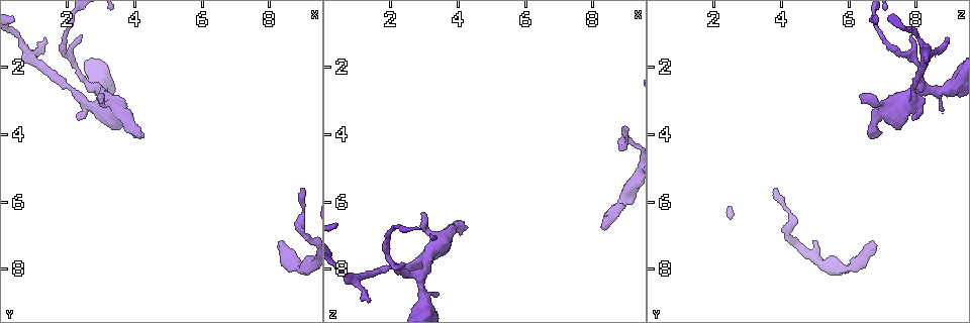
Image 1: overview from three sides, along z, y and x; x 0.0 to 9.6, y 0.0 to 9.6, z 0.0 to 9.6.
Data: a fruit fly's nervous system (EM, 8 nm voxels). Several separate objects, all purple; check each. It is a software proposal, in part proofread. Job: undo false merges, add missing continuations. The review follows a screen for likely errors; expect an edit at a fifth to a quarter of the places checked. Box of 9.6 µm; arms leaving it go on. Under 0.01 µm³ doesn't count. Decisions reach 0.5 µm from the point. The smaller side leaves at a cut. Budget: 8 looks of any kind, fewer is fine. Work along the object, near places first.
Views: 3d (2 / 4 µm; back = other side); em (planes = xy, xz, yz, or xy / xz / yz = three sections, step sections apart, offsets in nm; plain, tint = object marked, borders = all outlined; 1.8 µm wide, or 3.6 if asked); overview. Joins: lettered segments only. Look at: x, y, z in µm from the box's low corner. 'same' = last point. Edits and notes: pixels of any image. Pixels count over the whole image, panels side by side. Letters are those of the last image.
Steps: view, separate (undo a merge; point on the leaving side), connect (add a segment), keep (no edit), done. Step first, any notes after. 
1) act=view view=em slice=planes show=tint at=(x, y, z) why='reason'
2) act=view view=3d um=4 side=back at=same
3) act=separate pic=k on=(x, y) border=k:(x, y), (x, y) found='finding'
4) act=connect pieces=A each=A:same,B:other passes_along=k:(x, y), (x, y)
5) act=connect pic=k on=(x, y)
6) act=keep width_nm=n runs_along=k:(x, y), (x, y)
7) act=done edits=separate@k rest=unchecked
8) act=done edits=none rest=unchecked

act=view view=3d um=4 side=back at=(4.25, 3.95, 6.70)

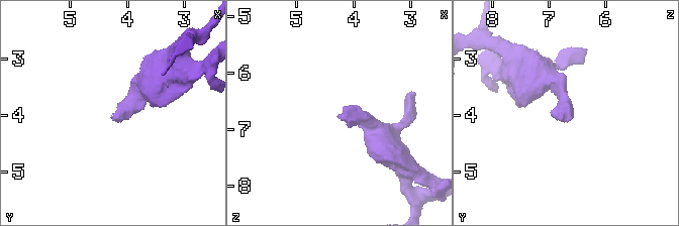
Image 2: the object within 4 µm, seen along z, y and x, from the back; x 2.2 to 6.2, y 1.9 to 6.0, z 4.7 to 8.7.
act=view view=em slice=xy step=16 show=borders at=(4.30, 4.00, 6.75)

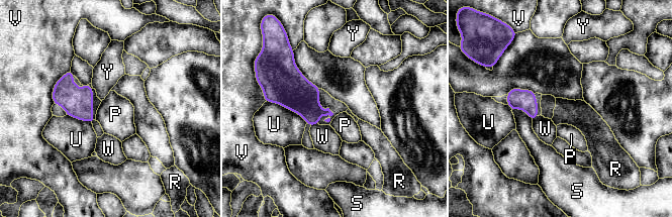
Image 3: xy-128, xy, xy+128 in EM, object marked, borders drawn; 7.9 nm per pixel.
act=view view=em slice=planes show=borders at=same why='cut it another way'

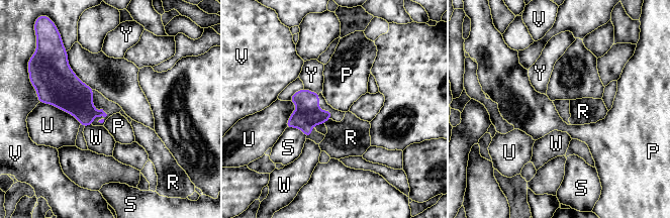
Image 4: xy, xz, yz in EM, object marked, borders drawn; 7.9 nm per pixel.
act=connect pieces=R width_nm=150 each=P:other,R:same,S:other,U:other,V:other,W:other,Y:other passes_along=4:(307, 114), (325, 121), (351, 137) found='the cell continues'

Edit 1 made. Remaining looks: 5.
act=view view=em slice=planes show=borders at=(1.30, 1.10, 8.95)

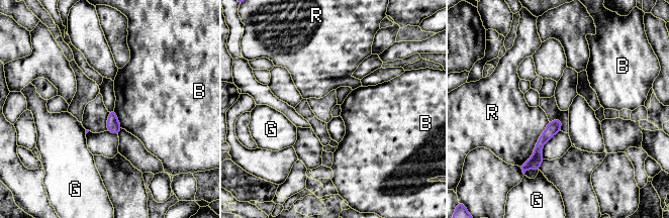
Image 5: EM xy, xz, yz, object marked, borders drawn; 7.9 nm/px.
act=keep each=B:other,G:other,R:other border=5:(114, 109), (117, 120), (122, 128) found='none of them fits'

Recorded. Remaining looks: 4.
act=done edits=connect@4 rest=unchecked

